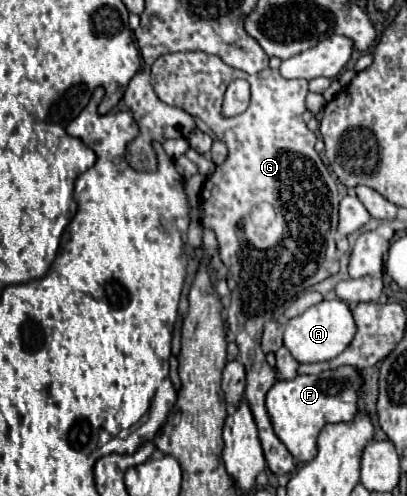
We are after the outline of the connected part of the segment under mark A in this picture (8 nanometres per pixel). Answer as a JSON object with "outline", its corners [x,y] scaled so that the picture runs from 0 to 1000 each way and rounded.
{"outline":[[[796,603],[791,611],[762,619],[742,635],[708,647],[698,667],[698,696],[713,704],[732,732],[796,732],[830,720],[870,683],[875,647],[865,623],[840,603]]]}

